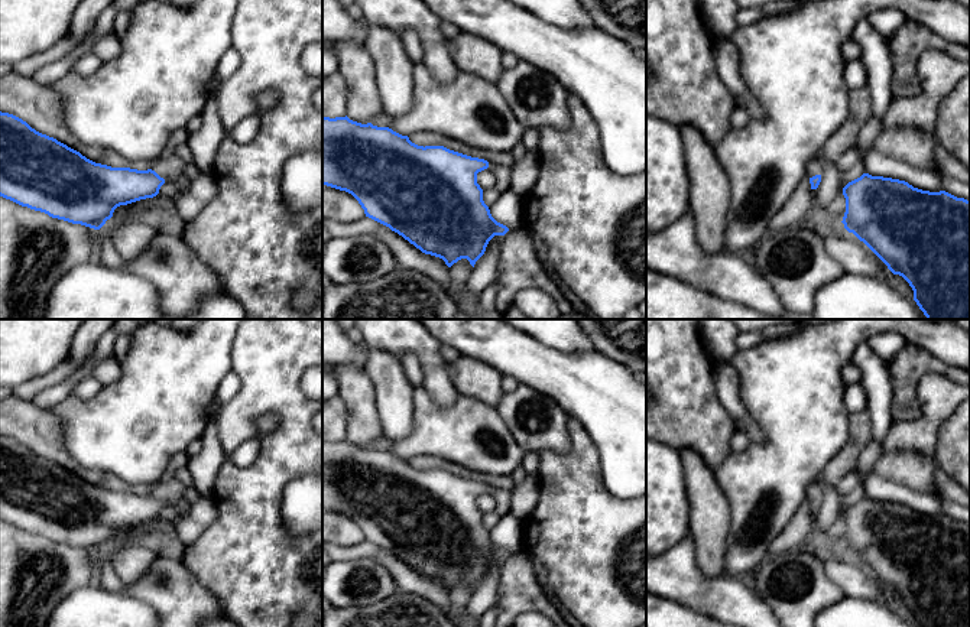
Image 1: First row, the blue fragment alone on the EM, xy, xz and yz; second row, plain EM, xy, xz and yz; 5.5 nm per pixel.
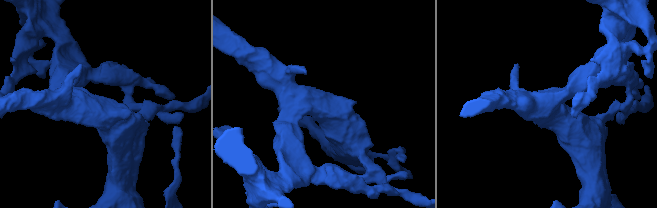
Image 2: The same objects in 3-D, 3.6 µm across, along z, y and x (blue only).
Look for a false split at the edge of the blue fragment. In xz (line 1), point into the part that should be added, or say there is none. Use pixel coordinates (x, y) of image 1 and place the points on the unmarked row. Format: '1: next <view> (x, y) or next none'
1: next none

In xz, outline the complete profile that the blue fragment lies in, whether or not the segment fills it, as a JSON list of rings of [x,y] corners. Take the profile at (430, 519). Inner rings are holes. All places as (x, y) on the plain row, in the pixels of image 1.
[[[322,441],[322,509],[351,517],[366,540],[389,550],[425,578],[439,581],[448,591],[467,582],[474,591],[494,559],[505,559],[509,552],[497,546],[483,524],[477,497],[489,485],[471,481],[444,470],[418,470],[389,451],[361,448],[345,441]]]

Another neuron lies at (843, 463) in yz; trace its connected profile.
[[[866,410],[851,412],[849,419],[849,441],[824,468],[824,481],[830,487],[854,471],[859,457],[872,439],[870,419]]]

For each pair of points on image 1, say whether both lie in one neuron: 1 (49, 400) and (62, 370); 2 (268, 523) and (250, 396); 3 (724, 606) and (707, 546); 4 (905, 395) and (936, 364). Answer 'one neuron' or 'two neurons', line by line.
1: two neurons
2: one neuron
3: two neurons
4: one neuron

